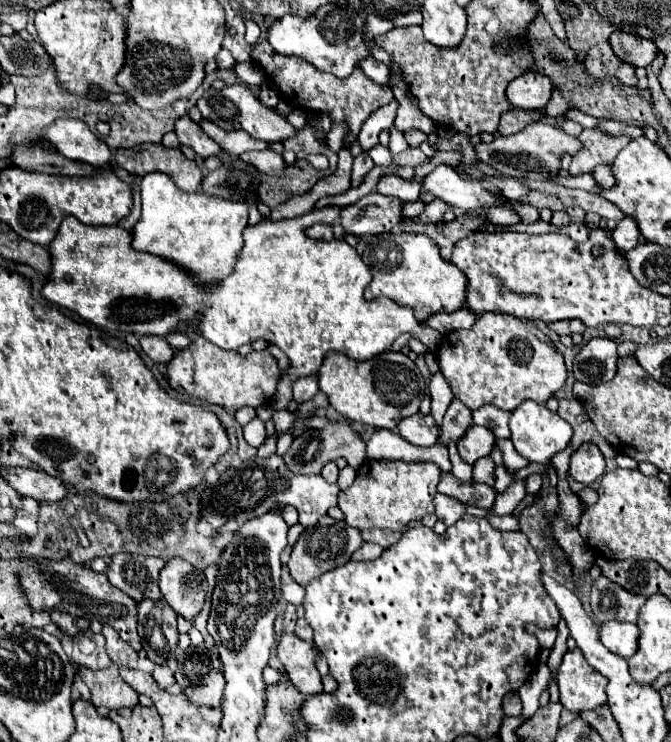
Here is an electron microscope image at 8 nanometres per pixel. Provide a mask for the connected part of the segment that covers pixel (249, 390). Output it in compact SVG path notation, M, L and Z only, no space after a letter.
M187 330L185 334L193 338L193 344L185 350L177 350L167 366L167 380L173 390L183 390L195 398L207 400L233 412L243 406L259 408L271 402L281 378L275 356L269 352L251 352L241 356L237 352L225 352L219 346L213 346L213 342L205 340L193 330Z

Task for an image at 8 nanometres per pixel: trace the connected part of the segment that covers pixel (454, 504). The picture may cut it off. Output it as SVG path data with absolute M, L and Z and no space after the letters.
M437 494L433 498L433 504L435 504L437 520L445 522L447 526L453 526L457 522L457 518L461 518L465 514L465 504L451 496L445 496L445 494Z

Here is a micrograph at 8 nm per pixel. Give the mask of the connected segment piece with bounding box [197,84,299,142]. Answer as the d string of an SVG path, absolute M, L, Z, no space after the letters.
M233 84L233 86L225 86L223 90L209 90L199 102L197 108L201 110L203 118L215 122L217 126L221 126L223 130L231 130L231 128L241 128L245 130L251 138L257 140L267 140L267 142L283 142L291 136L295 136L299 130L293 128L285 116L281 116L275 108L269 108L265 104L261 104L261 100L249 90L247 84Z

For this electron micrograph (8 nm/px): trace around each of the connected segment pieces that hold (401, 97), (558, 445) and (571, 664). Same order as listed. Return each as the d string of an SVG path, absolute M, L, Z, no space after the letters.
M391 62L389 72L391 72L389 74L389 88L393 90L395 100L399 102L395 126L403 132L409 130L409 128L417 128L417 130L423 130L426 134L435 133L438 128L437 124L419 110L417 100L413 98L413 94L407 88L407 82L403 78L401 68L395 62Z
M525 402L517 410L513 410L509 428L511 428L511 440L517 452L527 460L529 458L549 458L551 460L557 452L561 452L569 444L571 434L573 434L569 422L565 422L559 414L547 410L545 404L537 404L537 402Z
M577 648L563 656L557 672L557 682L561 690L561 704L569 712L579 714L583 710L593 710L607 704L607 678L593 670Z

